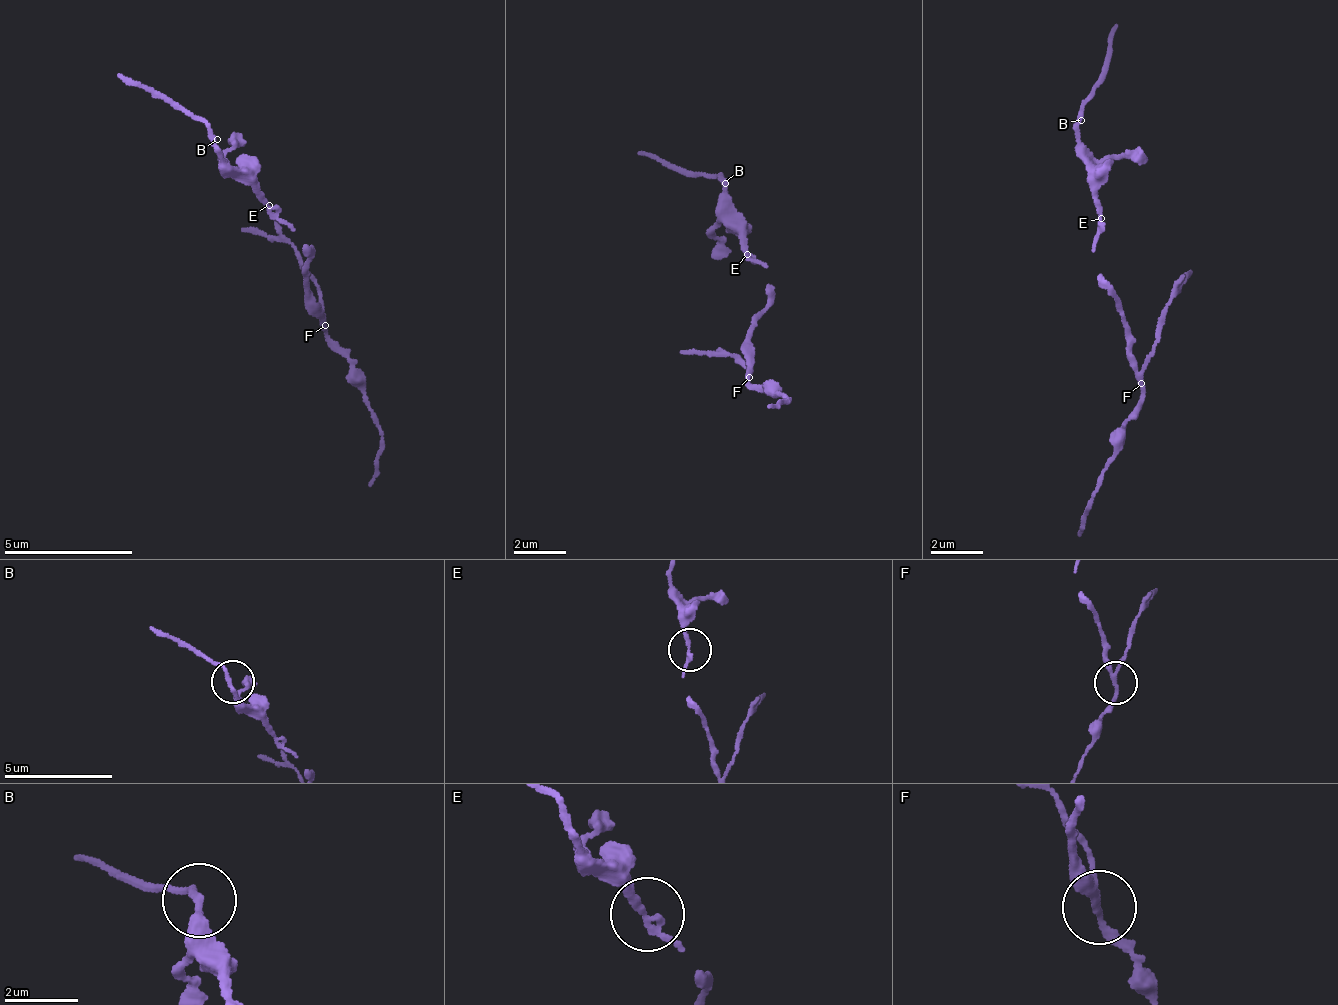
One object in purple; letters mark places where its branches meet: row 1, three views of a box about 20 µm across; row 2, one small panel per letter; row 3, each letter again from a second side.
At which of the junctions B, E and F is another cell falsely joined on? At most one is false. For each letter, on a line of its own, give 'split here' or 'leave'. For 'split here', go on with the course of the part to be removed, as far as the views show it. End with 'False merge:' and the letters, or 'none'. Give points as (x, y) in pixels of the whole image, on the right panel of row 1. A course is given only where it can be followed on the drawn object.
B: leave
E: leave
F: split here; course (1139, 382), (1127, 439), (1092, 493), (1081, 535)
False merge: F

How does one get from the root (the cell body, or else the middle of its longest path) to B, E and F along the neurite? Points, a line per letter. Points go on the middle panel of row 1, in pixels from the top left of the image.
B: (772, 293), (766, 269), (752, 258), (744, 242), (748, 236), (725, 183)
E: (772, 293), (766, 269), (747, 254)
F: (772, 293), (768, 305), (755, 321), (742, 356), (751, 375)

